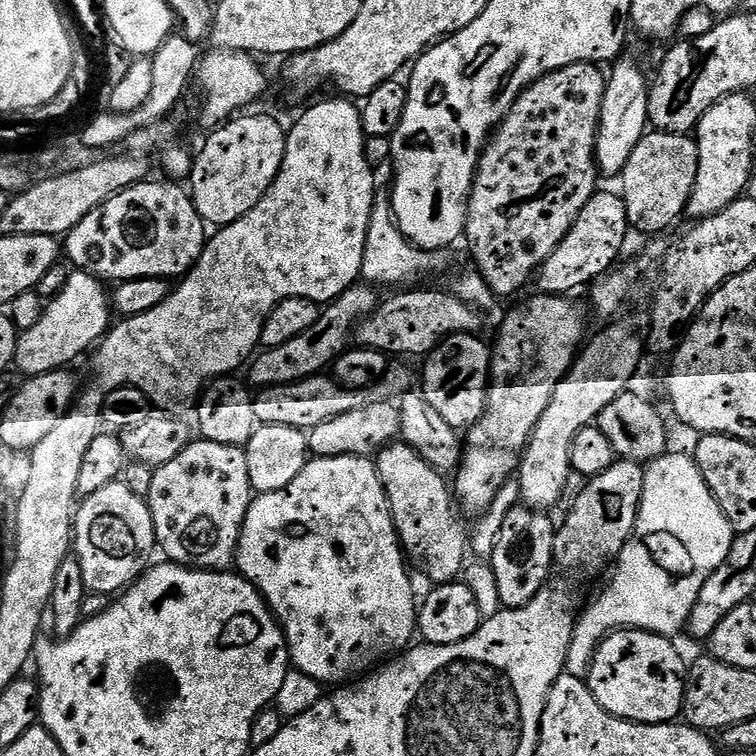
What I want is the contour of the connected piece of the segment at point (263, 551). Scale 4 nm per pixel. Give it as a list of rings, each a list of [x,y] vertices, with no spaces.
[[[317,455],[315,458],[309,459],[302,474],[298,474],[298,478],[294,478],[294,482],[290,482],[290,486],[286,486],[282,490],[259,493],[253,499],[250,510],[244,519],[234,564],[239,575],[256,585],[256,589],[261,592],[269,608],[272,609],[276,623],[284,632],[284,640],[288,643],[288,659],[291,667],[297,672],[314,678],[321,686],[340,686],[345,682],[355,681],[365,674],[371,673],[373,669],[383,665],[389,658],[403,653],[413,643],[414,637],[417,635],[418,596],[416,600],[415,594],[412,593],[412,580],[408,577],[409,565],[406,563],[406,553],[392,521],[392,511],[388,505],[386,490],[382,486],[375,463],[368,456]]]

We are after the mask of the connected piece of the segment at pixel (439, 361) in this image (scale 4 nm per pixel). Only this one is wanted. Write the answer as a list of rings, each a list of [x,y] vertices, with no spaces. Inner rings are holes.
[[[451,333],[450,335],[447,335],[444,340],[440,342],[435,348],[433,348],[428,355],[425,357],[425,360],[423,361],[423,368],[422,368],[422,386],[420,386],[420,393],[423,399],[427,402],[427,404],[443,419],[445,419],[446,424],[451,426],[452,428],[455,428],[457,430],[468,430],[476,425],[477,421],[481,420],[483,415],[486,411],[487,406],[487,398],[488,398],[488,389],[489,385],[491,383],[491,353],[490,353],[490,346],[489,343],[486,344],[480,340],[481,337],[478,337],[477,335],[471,334],[471,333]]]

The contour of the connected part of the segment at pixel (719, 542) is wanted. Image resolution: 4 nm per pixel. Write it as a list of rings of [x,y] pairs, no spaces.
[[[667,452],[652,461],[650,470],[659,474],[656,480],[656,492],[662,496],[663,505],[643,507],[640,520],[635,524],[633,538],[628,540],[616,557],[618,566],[610,582],[610,588],[604,591],[587,610],[585,616],[582,616],[583,625],[584,622],[588,625],[586,630],[590,634],[584,632],[583,627],[576,628],[565,664],[565,669],[569,673],[578,674],[587,671],[592,656],[599,647],[599,636],[605,636],[610,632],[632,628],[657,633],[659,636],[676,637],[680,630],[682,632],[687,627],[692,608],[706,580],[711,578],[719,567],[728,563],[731,556],[736,533],[732,523],[726,518],[722,506],[718,506],[710,486],[706,486],[695,457],[689,453],[686,455]]]

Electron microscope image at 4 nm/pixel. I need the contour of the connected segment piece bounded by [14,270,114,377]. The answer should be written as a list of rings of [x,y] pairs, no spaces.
[[[76,270],[64,284],[64,289],[48,304],[48,309],[40,316],[40,321],[33,328],[19,333],[16,341],[15,367],[24,371],[25,377],[46,374],[68,366],[84,351],[95,349],[100,341],[108,335],[113,323],[114,308],[110,303],[105,281],[85,276]]]

